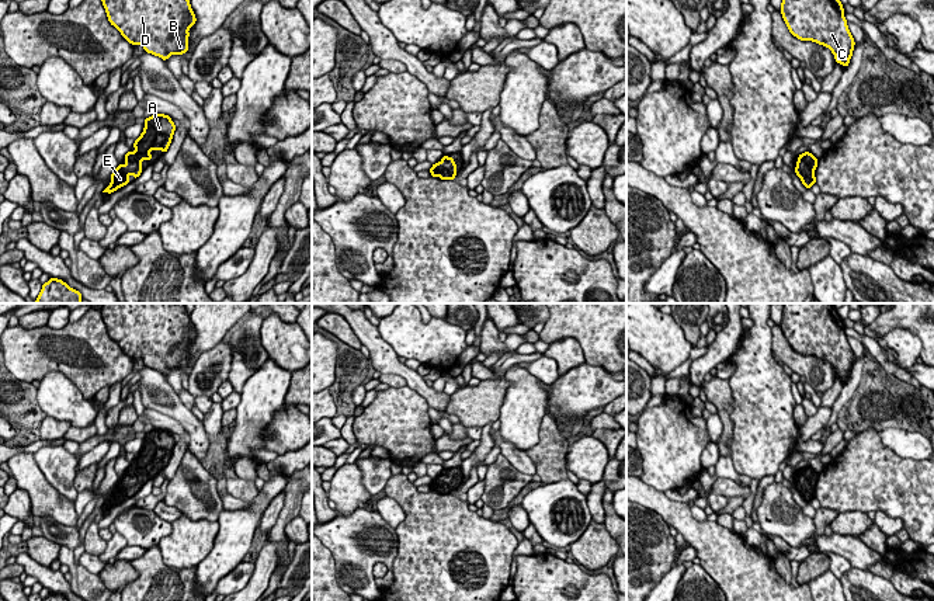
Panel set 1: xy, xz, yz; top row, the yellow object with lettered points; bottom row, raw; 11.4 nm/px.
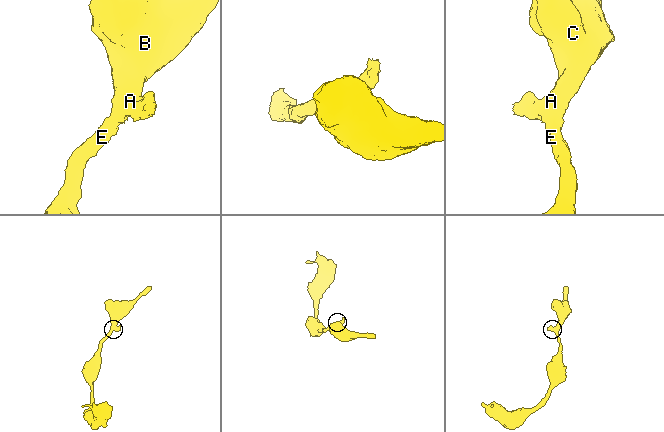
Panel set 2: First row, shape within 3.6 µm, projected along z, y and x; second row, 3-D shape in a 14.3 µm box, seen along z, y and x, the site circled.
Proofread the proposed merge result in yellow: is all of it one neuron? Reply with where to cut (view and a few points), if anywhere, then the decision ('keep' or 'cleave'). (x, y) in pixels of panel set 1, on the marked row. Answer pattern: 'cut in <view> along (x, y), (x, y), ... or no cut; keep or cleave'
no cut; keep

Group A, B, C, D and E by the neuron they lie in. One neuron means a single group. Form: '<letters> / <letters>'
A B C D E

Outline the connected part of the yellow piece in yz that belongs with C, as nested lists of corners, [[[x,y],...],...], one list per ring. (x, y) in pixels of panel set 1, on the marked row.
[[[782,0],[781,14],[794,37],[827,46],[836,63],[848,66],[855,42],[840,0]]]

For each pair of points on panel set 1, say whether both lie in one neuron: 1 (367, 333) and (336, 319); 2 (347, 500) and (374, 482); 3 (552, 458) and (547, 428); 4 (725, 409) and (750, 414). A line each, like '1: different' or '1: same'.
1: different
2: different
3: same
4: different

